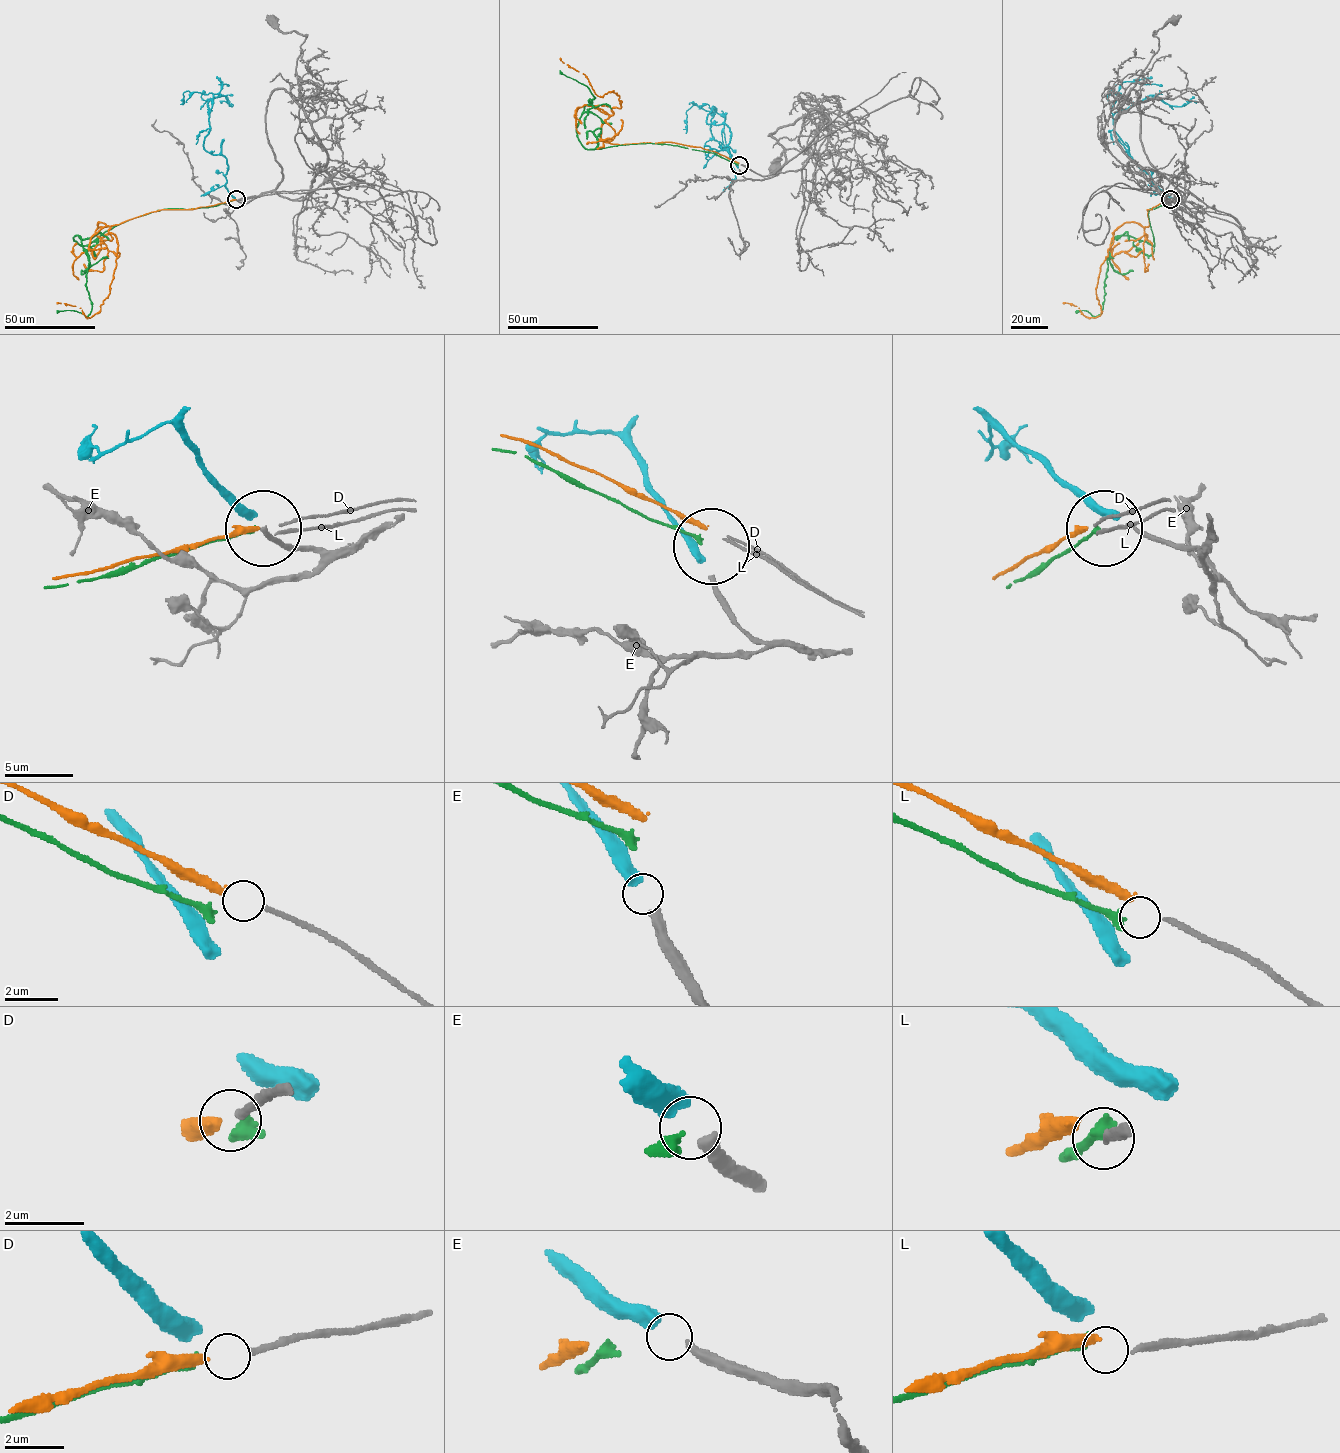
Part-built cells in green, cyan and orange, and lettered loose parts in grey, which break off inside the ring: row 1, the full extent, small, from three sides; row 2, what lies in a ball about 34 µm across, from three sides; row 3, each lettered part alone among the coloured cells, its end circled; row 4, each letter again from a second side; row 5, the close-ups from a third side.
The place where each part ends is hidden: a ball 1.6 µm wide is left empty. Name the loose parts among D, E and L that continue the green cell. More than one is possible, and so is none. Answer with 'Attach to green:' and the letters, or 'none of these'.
Attach to green: none of these

